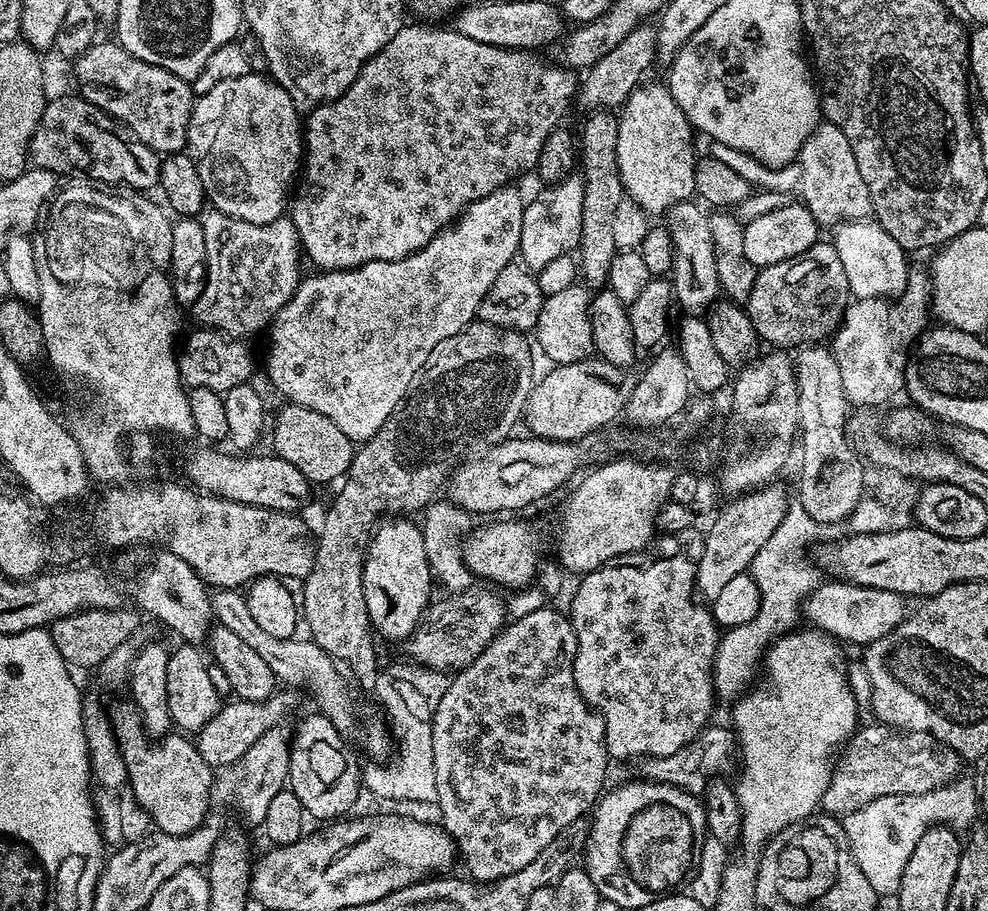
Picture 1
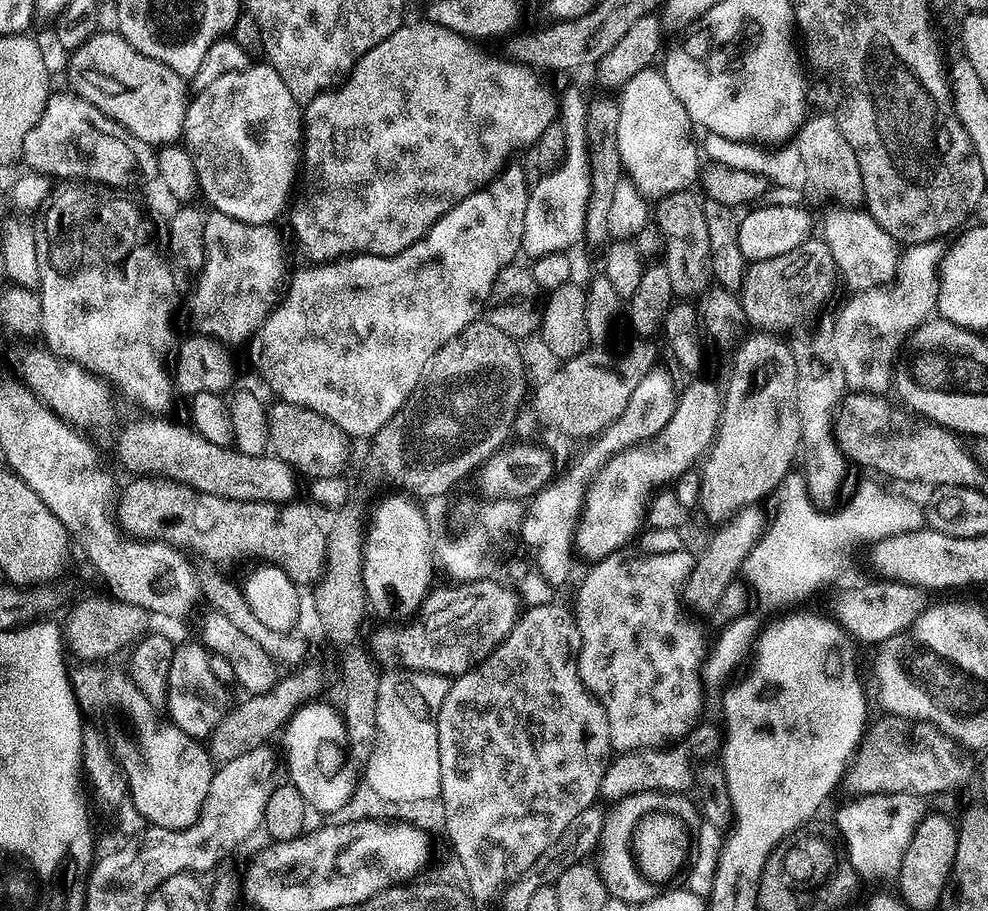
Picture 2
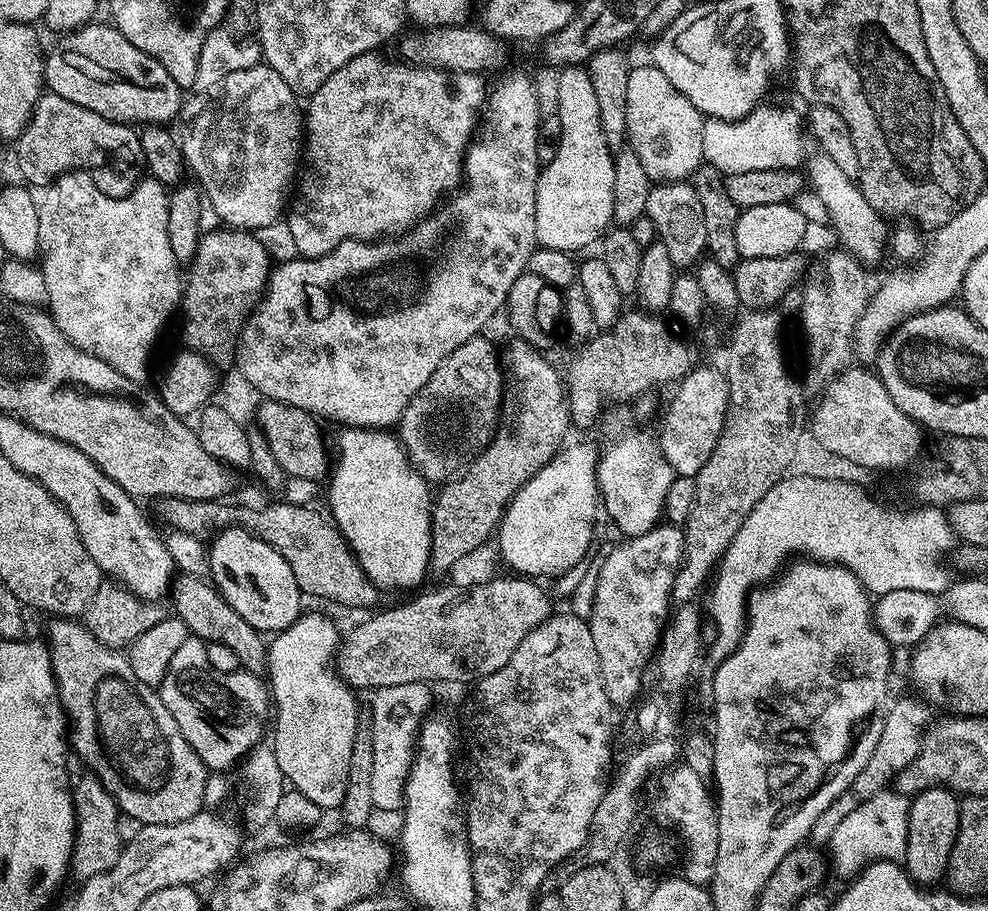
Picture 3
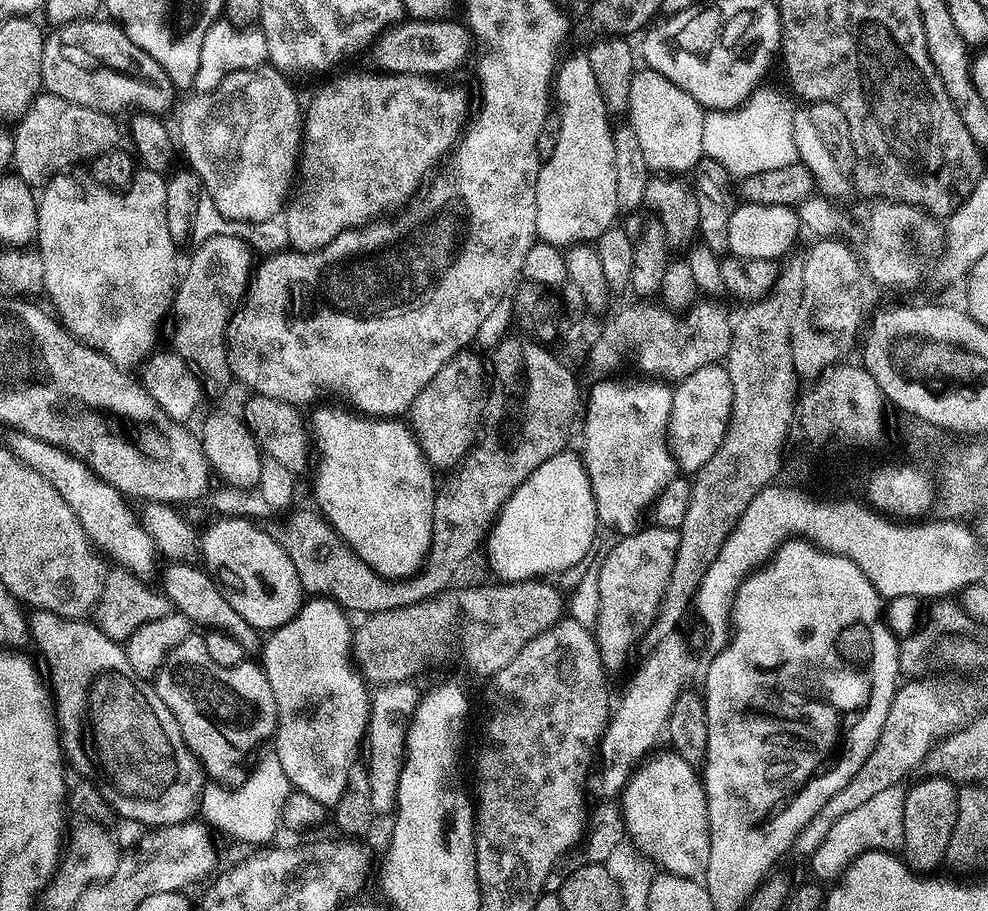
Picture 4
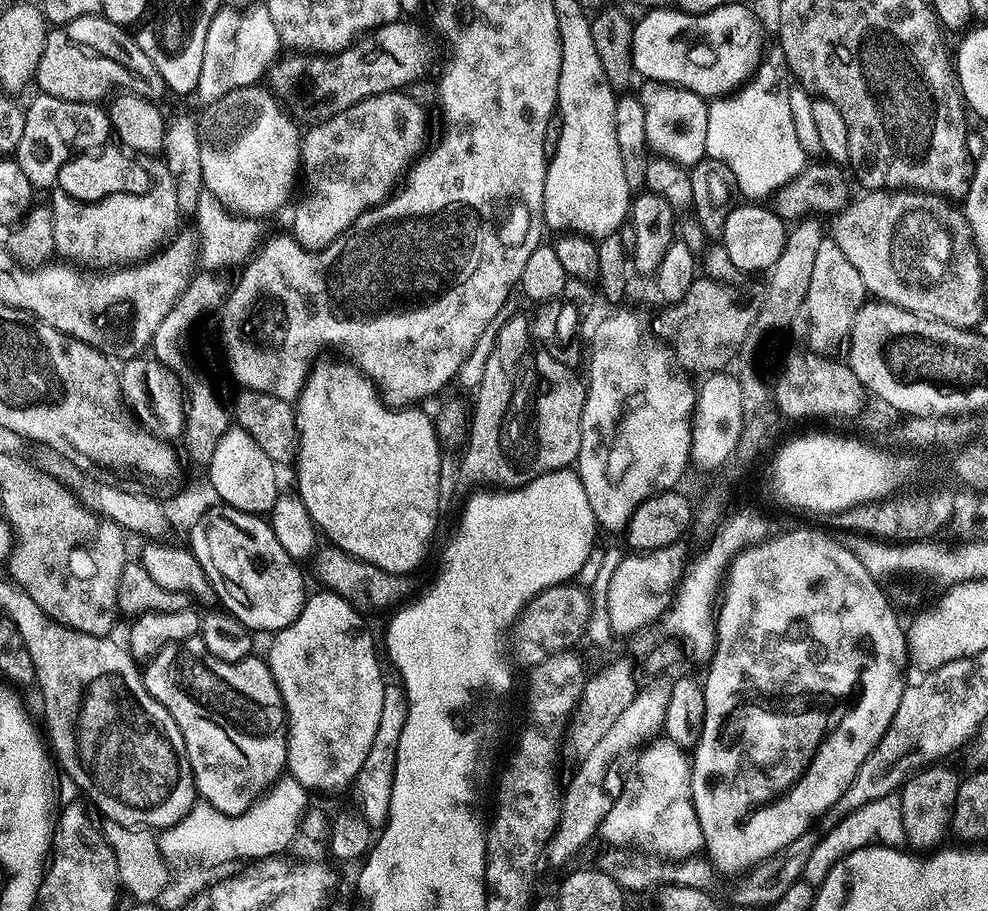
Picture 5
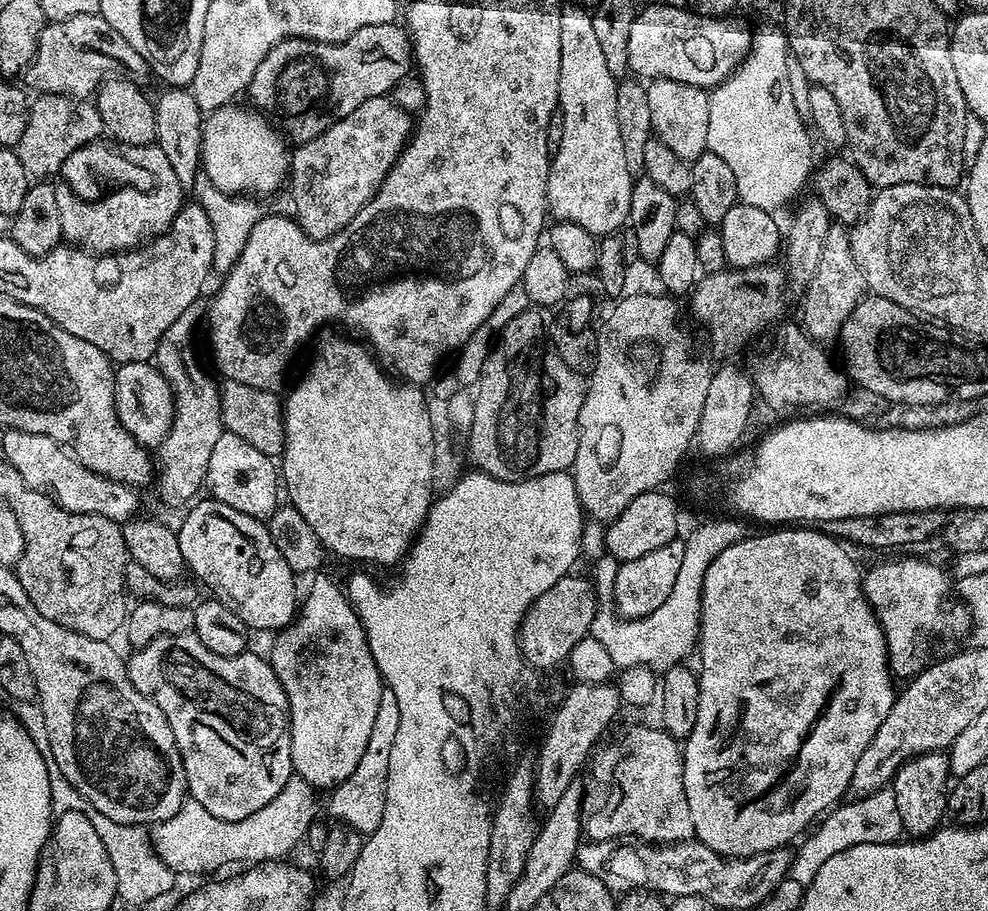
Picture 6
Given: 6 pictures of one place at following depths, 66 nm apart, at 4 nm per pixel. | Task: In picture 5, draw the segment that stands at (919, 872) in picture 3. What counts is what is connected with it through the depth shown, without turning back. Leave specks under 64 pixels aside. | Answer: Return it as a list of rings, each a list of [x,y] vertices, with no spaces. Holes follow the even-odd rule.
[[[943,763],[927,765],[904,781],[898,795],[902,802],[902,830],[904,843],[909,849],[928,854],[945,843],[952,826],[952,807],[958,798],[961,777],[952,768],[943,768]]]

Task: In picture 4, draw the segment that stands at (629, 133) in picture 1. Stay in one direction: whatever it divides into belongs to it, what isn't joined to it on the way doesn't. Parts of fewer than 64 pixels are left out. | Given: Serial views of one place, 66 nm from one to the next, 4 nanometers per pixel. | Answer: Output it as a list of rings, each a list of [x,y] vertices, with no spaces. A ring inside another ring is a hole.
[[[644,66],[634,74],[634,82],[630,82],[630,102],[627,113],[630,115],[632,128],[638,134],[638,142],[642,145],[642,154],[653,173],[691,173],[695,169],[696,163],[704,156],[702,126],[706,110],[698,101],[690,98],[690,94],[686,94],[686,90],[682,90],[682,86],[674,86],[674,82],[670,82],[670,78],[658,74],[654,69]]]

